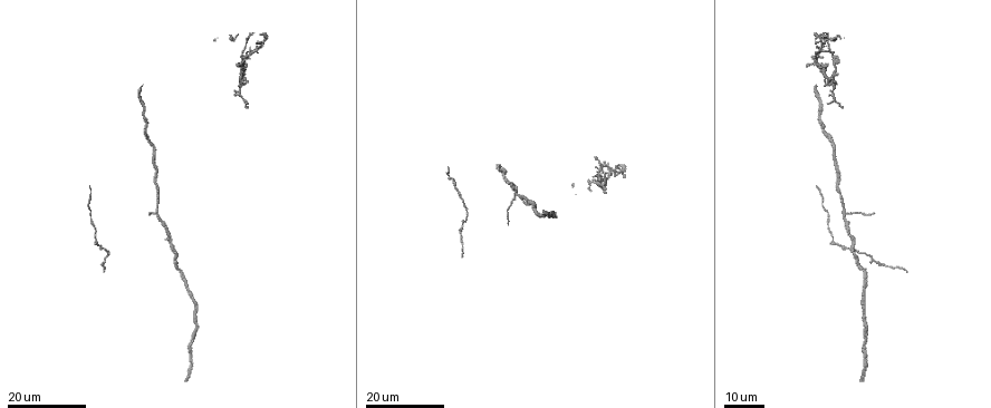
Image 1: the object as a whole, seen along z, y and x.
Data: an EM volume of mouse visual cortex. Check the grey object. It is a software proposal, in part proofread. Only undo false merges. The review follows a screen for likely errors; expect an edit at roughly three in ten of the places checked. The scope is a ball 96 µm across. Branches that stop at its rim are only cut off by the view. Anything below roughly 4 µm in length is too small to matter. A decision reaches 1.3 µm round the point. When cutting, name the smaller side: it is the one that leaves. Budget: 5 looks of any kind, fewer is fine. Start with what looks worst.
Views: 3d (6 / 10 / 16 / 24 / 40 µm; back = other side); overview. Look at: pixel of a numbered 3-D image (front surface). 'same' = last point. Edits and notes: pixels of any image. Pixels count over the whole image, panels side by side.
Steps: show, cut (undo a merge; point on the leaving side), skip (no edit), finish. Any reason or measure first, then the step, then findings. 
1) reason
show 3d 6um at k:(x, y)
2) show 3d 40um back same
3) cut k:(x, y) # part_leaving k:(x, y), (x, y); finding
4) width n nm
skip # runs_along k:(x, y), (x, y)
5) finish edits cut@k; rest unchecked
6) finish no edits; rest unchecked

four-way junction
show 3d 24um at 1:(833, 91)

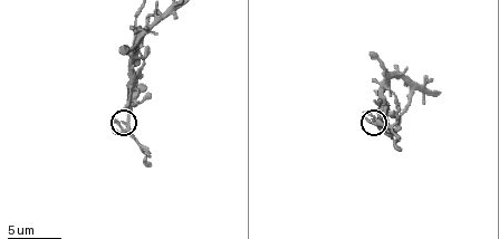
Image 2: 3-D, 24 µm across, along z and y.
show 3d 6um at 2:(126, 122)

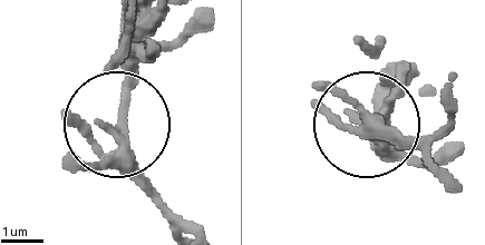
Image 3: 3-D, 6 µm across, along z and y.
skip # continuous, no second neuron

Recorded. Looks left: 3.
three-way junction
show 3d 24um at 1:(847, 213)

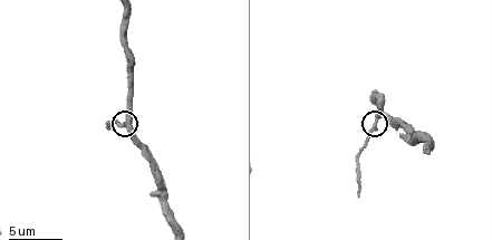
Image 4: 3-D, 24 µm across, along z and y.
show 3d 10um at 4:(126, 123)

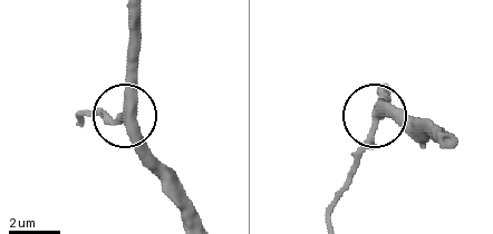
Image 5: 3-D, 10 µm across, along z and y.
closer look
show 3d 6um at 5:(125, 117)

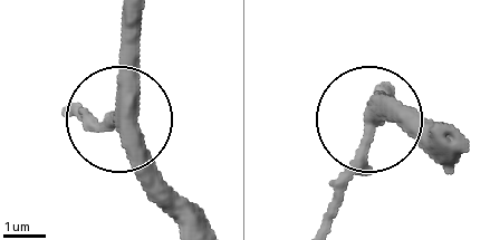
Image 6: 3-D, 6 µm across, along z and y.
arms 3
skip # runs_along 6:(125, 20), (117, 113), (75, 116); continuous, no second neuron

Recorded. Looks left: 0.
finish no edits; rest unchecked

